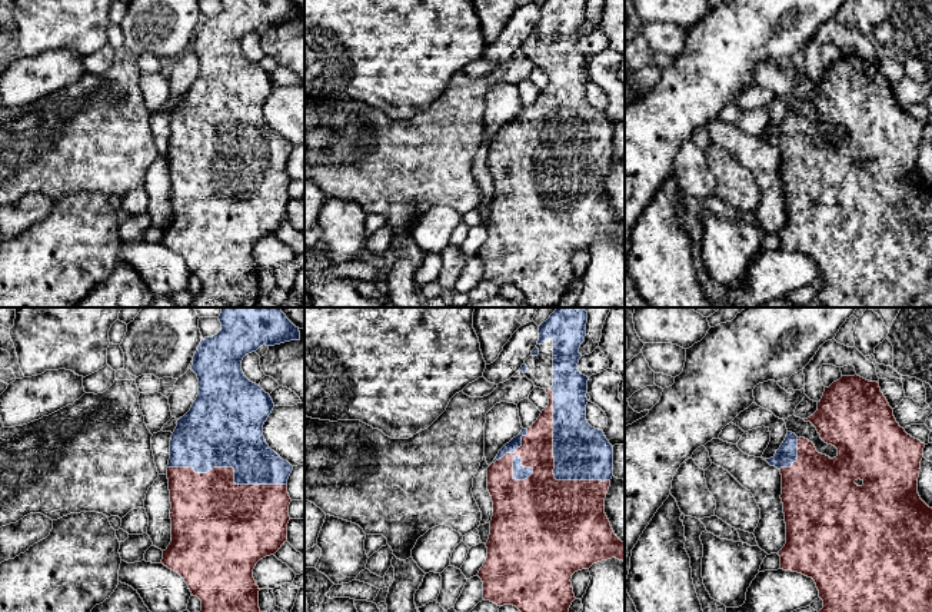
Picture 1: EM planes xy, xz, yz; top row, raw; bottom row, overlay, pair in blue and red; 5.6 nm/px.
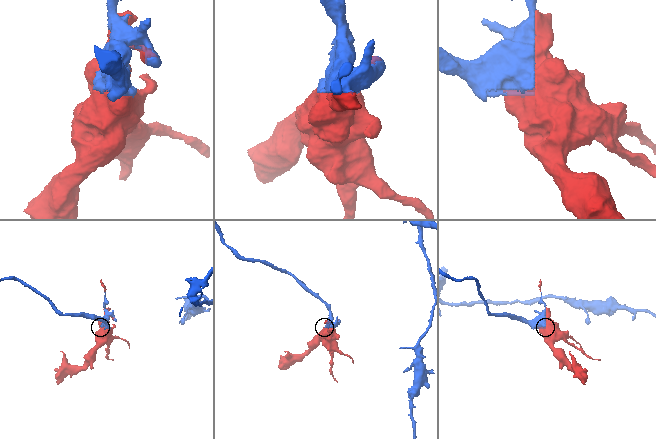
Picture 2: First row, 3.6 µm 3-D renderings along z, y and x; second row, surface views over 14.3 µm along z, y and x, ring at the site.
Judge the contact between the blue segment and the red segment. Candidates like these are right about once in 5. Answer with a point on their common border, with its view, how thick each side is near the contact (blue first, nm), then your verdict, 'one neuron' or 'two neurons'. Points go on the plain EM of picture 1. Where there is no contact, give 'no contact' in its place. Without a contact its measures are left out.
contact xz (555, 140); calibres 320 and 320 nm; one neuron

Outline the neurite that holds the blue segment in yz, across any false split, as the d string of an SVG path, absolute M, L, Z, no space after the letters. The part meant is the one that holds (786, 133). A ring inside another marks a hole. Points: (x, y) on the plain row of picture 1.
M858 54L842 56L829 67L825 67L823 76L818 82L818 90L803 100L810 102L816 107L825 123L838 129L836 137L831 139L819 133L812 122L788 112L775 136L763 139L770 146L778 147L782 154L780 179L786 203L786 223L778 233L780 236L780 249L812 257L819 270L819 277L823 280L823 287L816 296L808 305L798 307L908 307L916 297L932 293L932 187L918 173L918 157L925 123L912 117L899 106L893 96L893 89L881 71L879 63L869 61Z

